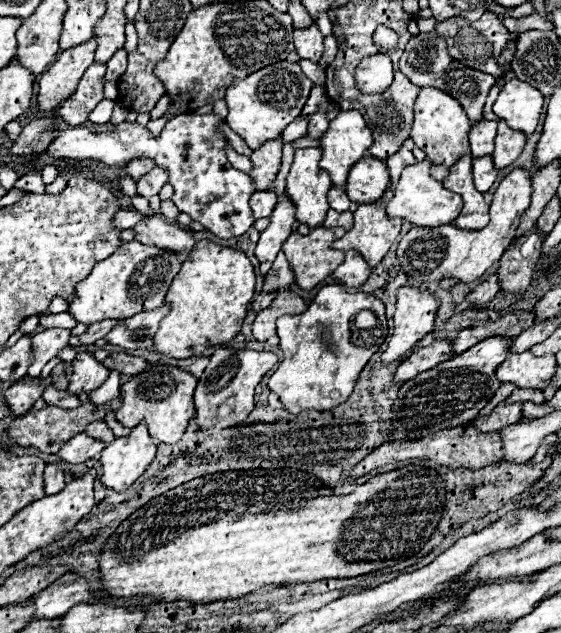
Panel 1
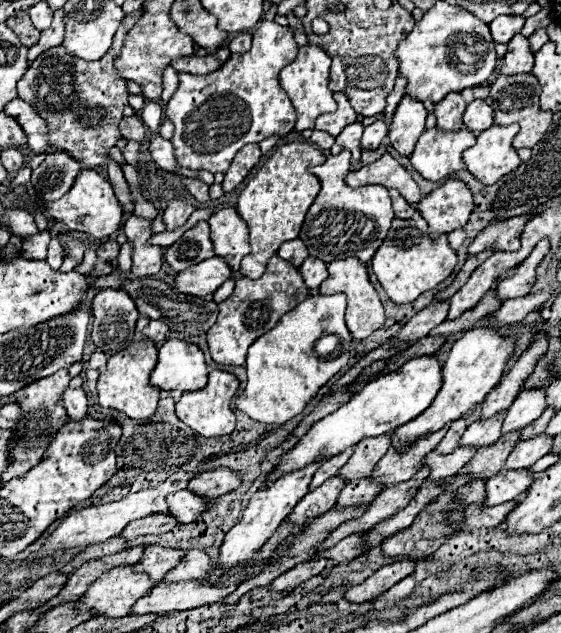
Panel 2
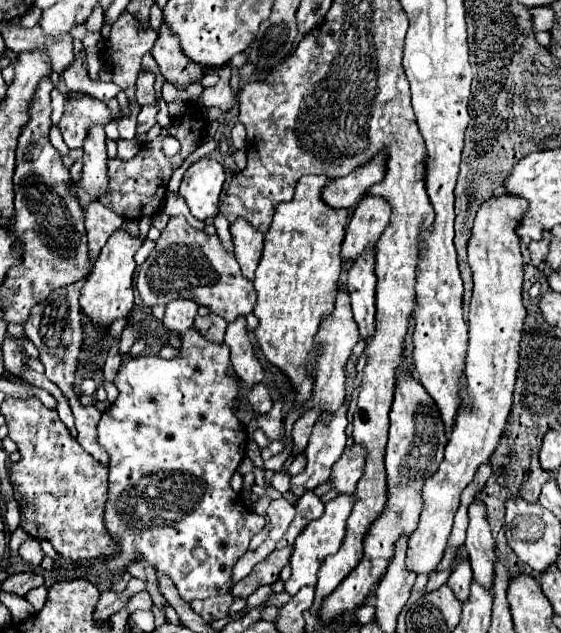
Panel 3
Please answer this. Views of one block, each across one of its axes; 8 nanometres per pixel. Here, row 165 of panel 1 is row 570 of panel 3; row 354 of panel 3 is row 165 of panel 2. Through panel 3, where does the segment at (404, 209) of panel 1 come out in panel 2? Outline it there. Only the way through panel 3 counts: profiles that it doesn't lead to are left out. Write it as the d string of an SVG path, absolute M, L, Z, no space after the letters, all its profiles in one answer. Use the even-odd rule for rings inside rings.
M518 124L510 126L492 126L484 130L472 148L468 148L462 158L466 170L476 176L482 184L496 184L502 176L510 174L520 166L516 148L512 146L514 136L518 134Z

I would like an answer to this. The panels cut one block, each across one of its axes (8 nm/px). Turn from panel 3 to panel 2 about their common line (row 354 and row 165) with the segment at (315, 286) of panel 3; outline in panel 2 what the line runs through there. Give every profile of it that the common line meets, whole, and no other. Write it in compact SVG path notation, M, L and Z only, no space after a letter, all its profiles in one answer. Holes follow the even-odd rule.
M292 142L274 152L274 156L260 168L260 172L246 184L238 198L238 216L248 226L248 242L252 252L242 258L240 274L246 278L260 278L264 274L266 262L278 252L280 244L296 240L304 222L308 208L320 192L320 182L308 172L308 166L322 164L326 156L306 142Z

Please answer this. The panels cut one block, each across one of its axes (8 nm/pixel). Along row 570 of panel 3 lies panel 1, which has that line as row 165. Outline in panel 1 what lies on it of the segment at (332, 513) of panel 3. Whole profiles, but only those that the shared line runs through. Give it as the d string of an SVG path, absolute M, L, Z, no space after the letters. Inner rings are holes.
M320 148L296 150L292 168L286 176L286 196L290 196L296 208L296 220L310 228L324 222L328 212L326 194L332 188L328 172L322 172L318 166L320 156Z

